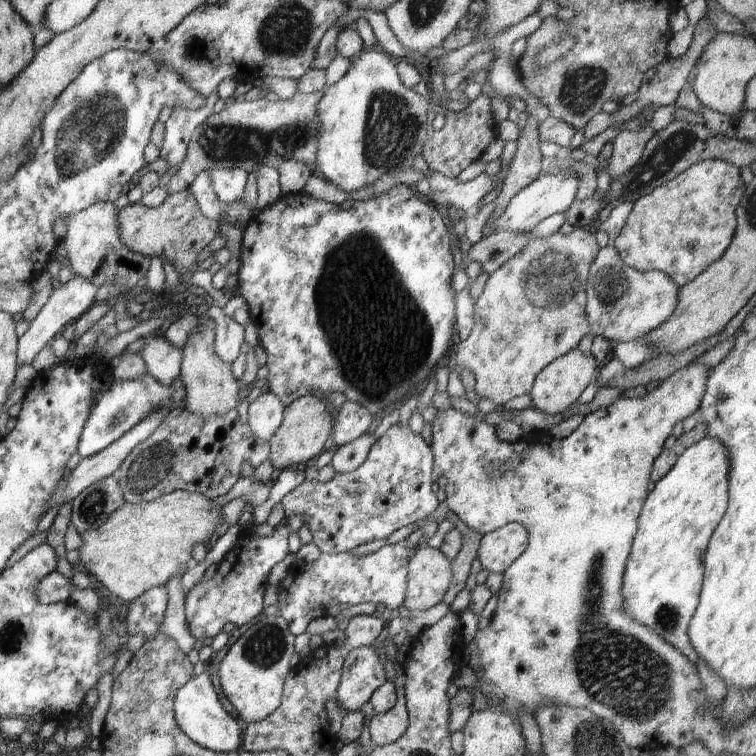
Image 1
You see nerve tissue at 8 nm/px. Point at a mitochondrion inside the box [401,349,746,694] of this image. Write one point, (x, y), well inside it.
(667, 617)

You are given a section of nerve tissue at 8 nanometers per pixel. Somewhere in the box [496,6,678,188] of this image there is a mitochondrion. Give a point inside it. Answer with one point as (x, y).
(582, 88)

